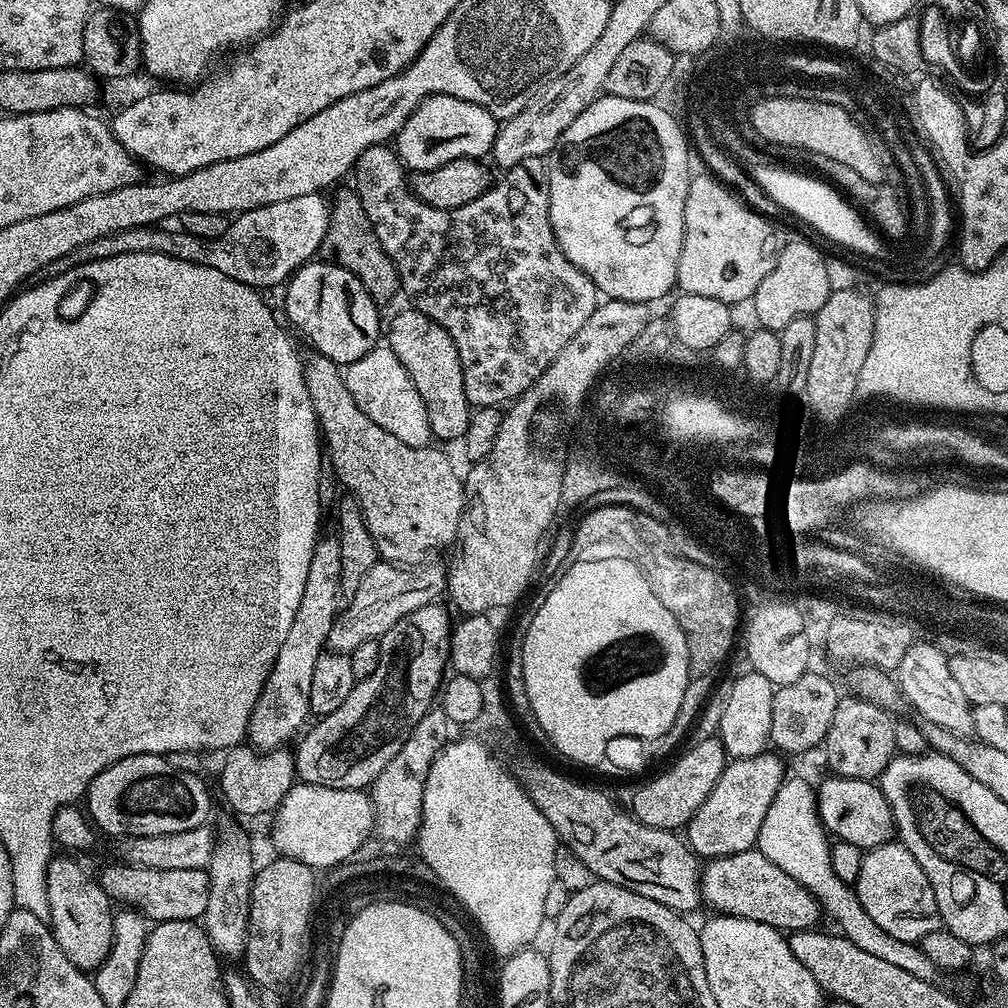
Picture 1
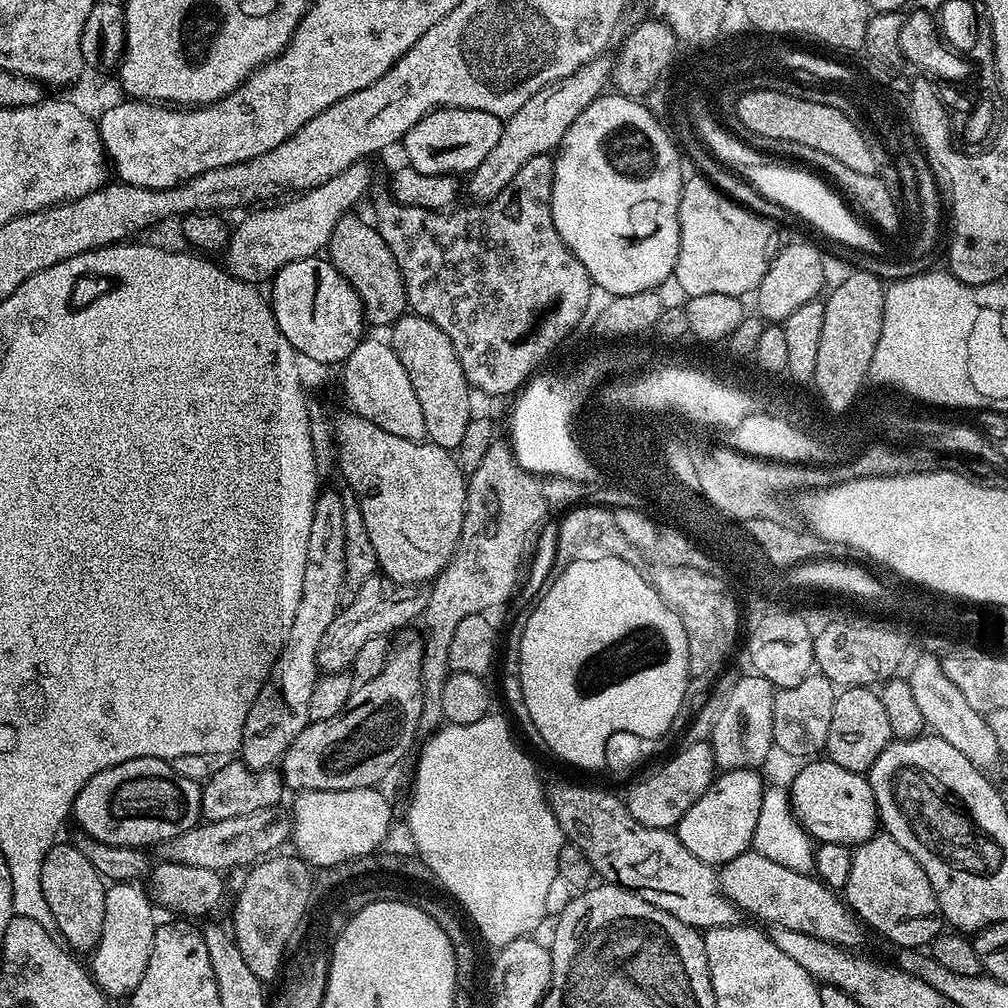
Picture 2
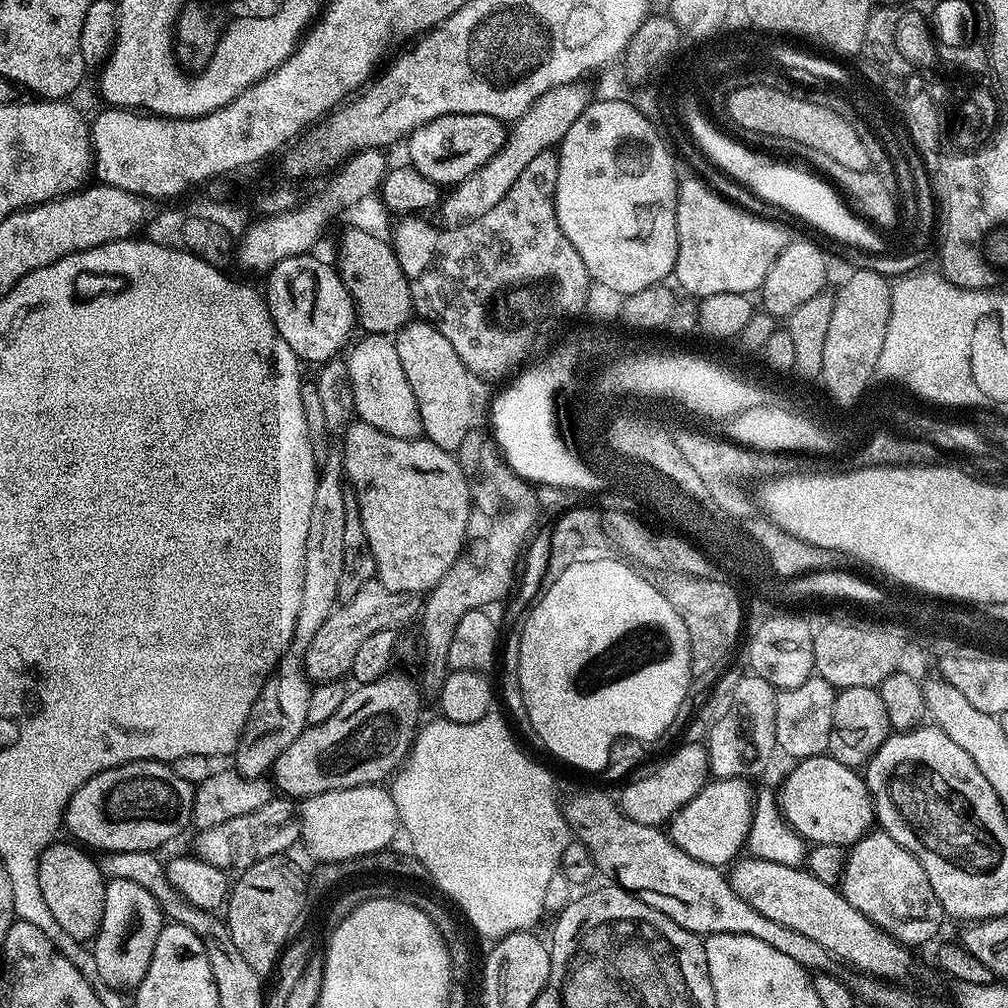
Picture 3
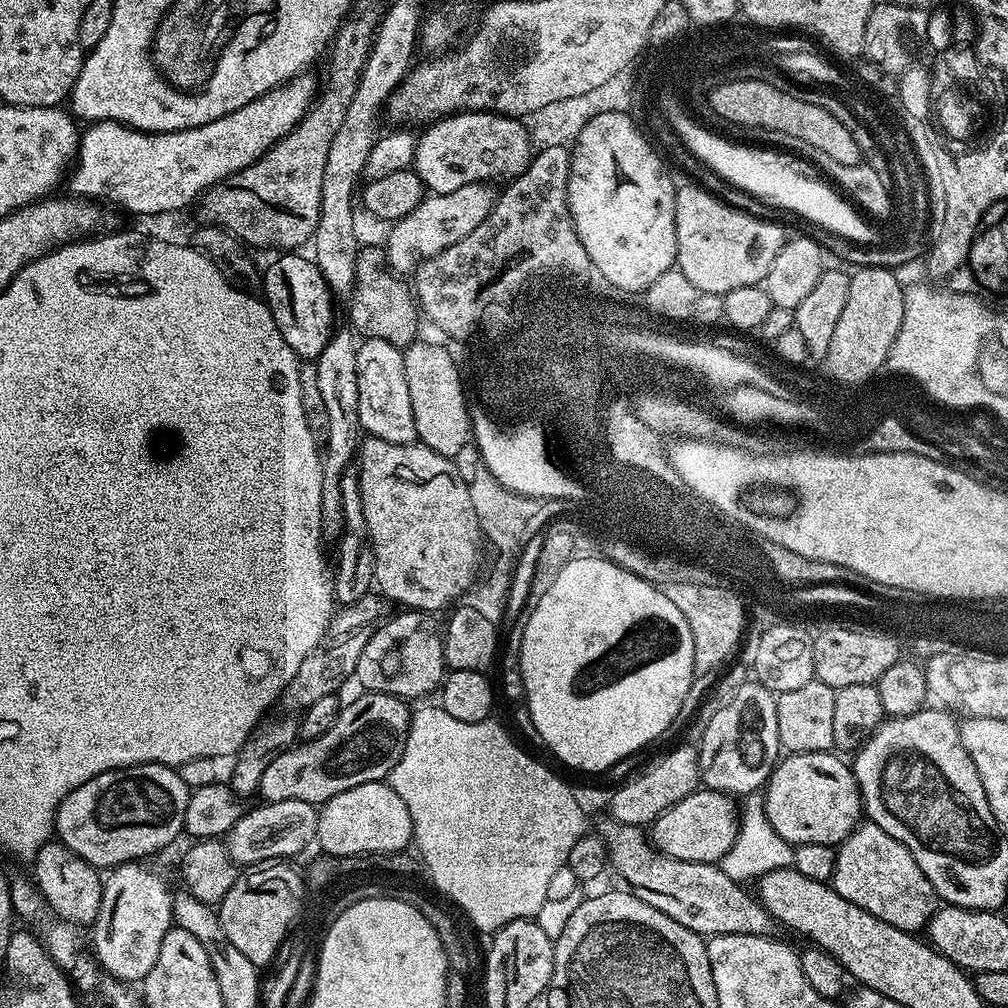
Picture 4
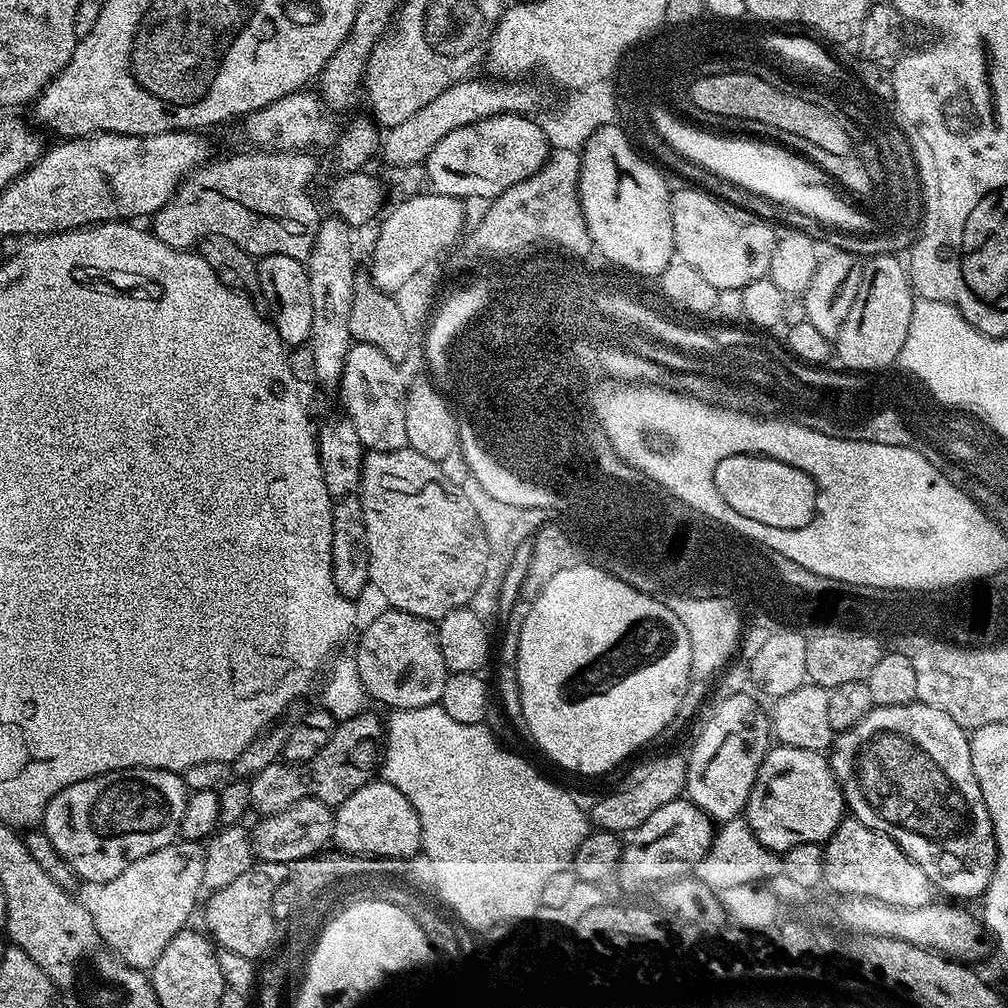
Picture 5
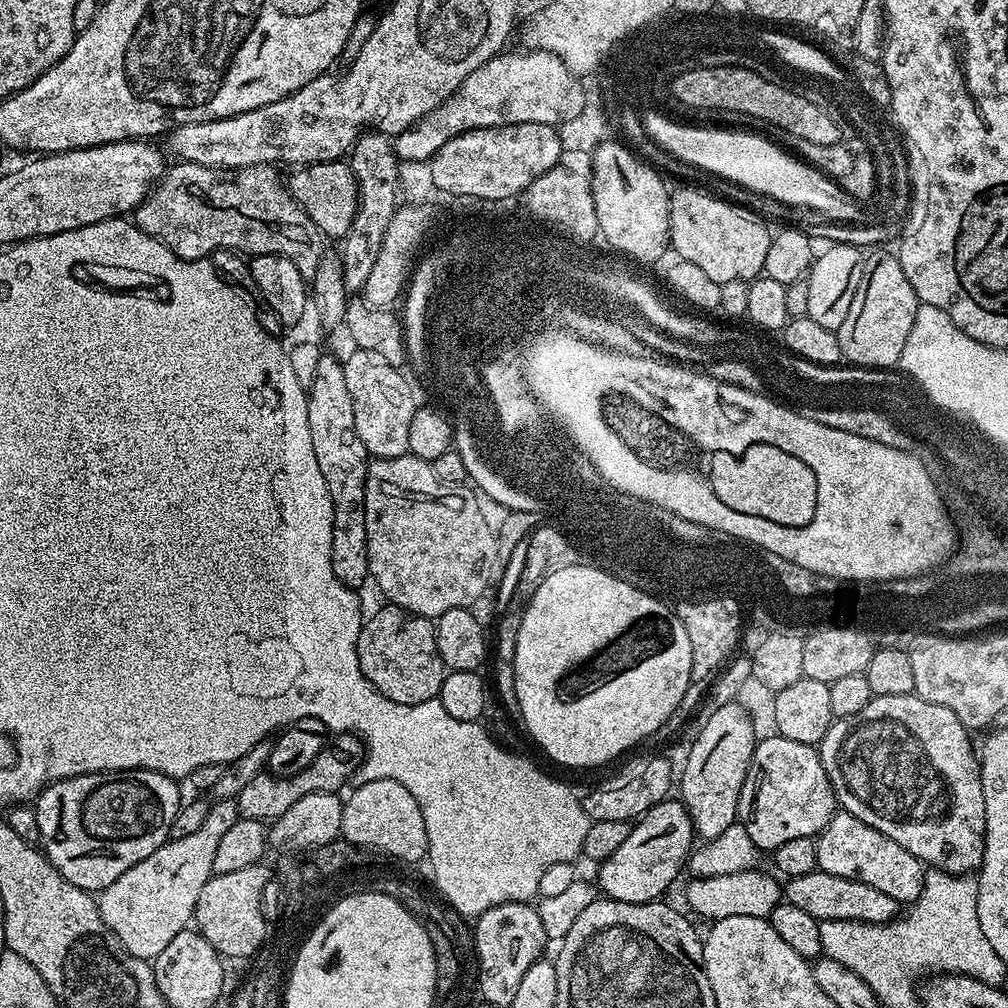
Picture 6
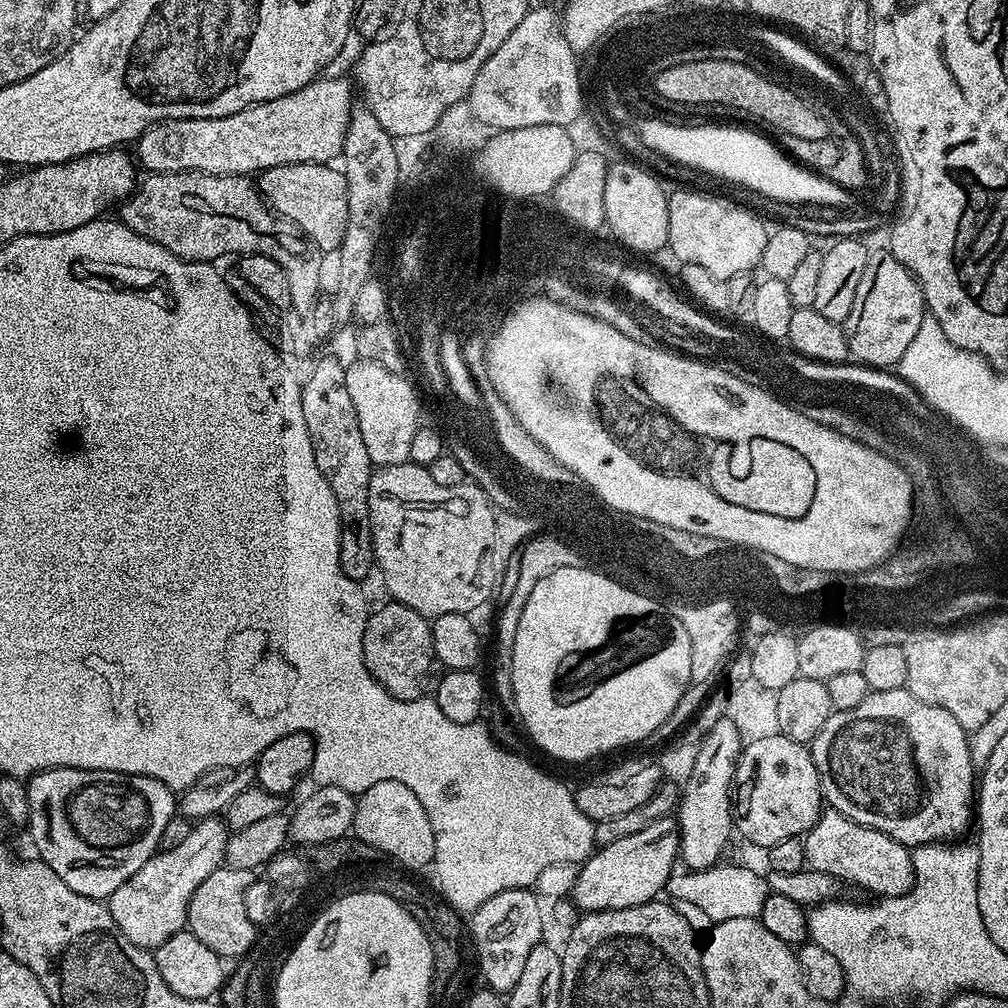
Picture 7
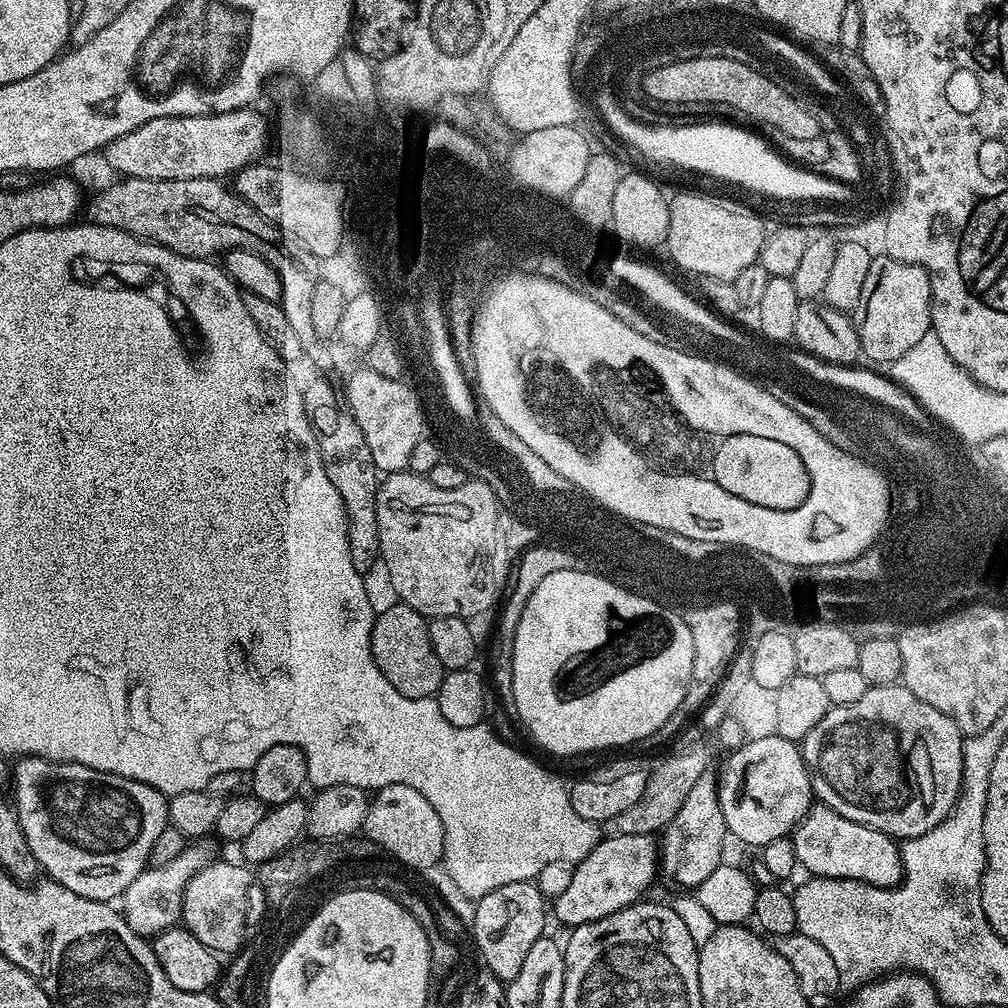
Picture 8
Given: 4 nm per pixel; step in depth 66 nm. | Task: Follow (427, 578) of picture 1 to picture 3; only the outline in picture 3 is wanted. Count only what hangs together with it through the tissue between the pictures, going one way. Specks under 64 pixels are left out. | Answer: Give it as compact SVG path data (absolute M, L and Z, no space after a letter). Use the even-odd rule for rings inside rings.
M378 579L366 582L350 602L340 604L332 612L331 617L307 645L307 653L302 656L305 677L314 684L336 682L343 679L342 676L347 677L352 671L354 657L362 643L366 642L366 638L380 630L401 629L402 624L417 615L417 605L415 608L410 600L413 599L386 590Z

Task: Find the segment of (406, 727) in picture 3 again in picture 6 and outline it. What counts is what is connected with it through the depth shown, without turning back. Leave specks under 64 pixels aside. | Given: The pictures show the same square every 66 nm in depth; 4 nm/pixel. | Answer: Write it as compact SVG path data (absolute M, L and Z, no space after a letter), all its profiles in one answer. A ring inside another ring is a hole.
M340 734L335 737L336 740L329 743L314 758L314 762L306 770L302 770L293 776L274 776L271 772L265 770L259 772L250 782L250 786L245 786L236 796L235 802L240 811L241 817L246 820L263 820L271 822L286 814L298 798L302 798L311 792L335 792L341 791L340 787L349 779L353 779L354 773L360 767L362 759L362 748L351 735Z

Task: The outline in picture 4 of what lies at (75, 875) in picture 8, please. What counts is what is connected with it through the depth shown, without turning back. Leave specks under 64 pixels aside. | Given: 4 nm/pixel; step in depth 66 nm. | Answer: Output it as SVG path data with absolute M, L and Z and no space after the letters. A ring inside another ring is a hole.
M134 764L131 768L116 768L113 772L103 772L94 778L90 778L90 782L78 786L78 790L66 794L66 798L61 802L56 811L56 827L54 832L58 837L59 843L66 845L74 854L78 854L78 858L90 862L98 870L111 870L118 867L119 864L140 862L148 858L144 856L152 856L155 852L162 851L167 844L174 843L176 835L181 835L184 832L186 802L188 801L189 791L190 789L186 786L186 782L182 782L179 771L167 764Z

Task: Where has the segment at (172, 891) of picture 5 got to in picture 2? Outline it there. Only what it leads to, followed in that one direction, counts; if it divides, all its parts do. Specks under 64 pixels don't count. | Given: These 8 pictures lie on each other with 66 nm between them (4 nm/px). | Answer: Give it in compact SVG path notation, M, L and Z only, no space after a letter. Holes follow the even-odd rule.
M136 882L113 883L106 891L106 918L102 922L100 941L90 956L90 971L96 984L109 998L131 997L150 962L150 950L158 927L157 909L149 893L144 893L140 886Z

